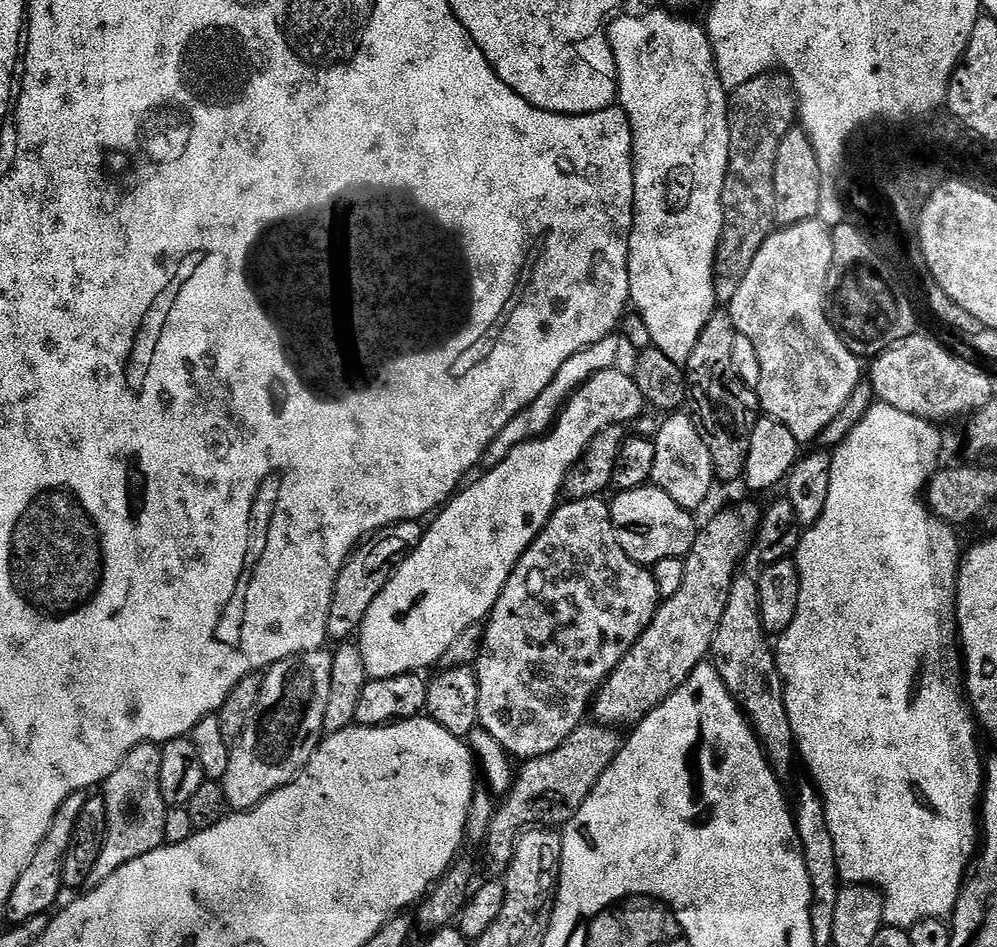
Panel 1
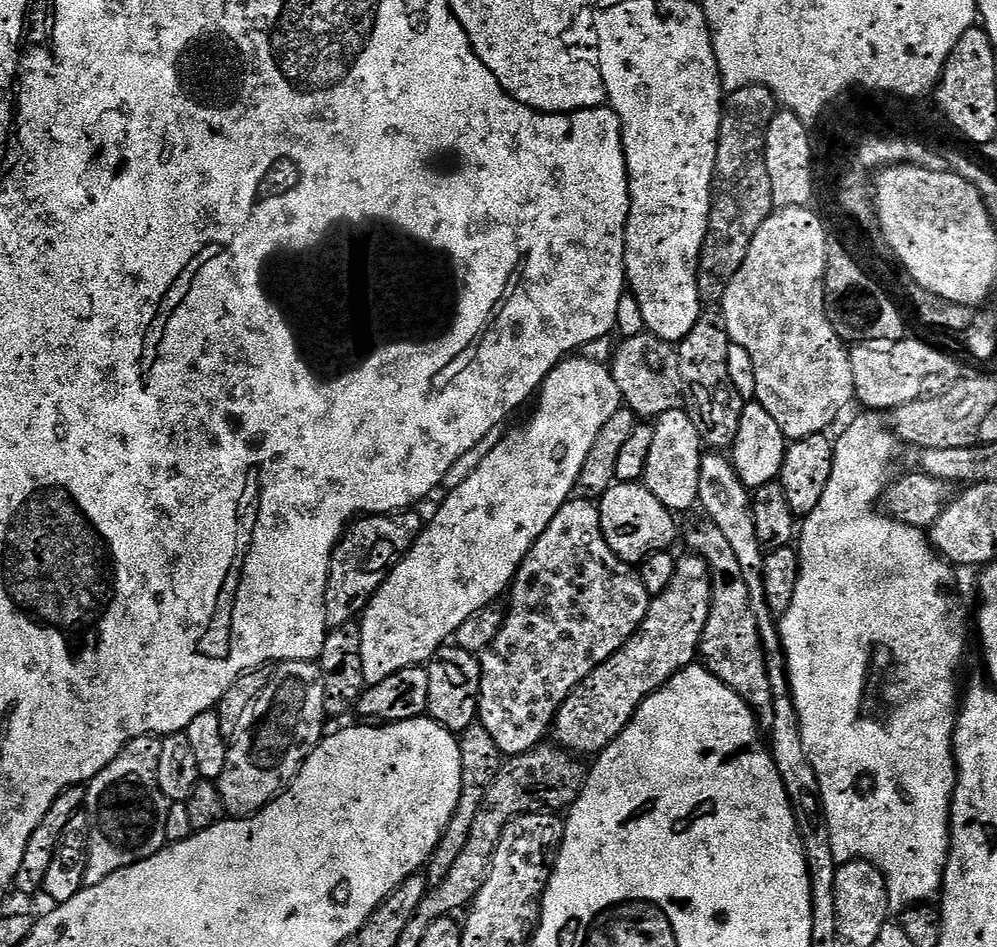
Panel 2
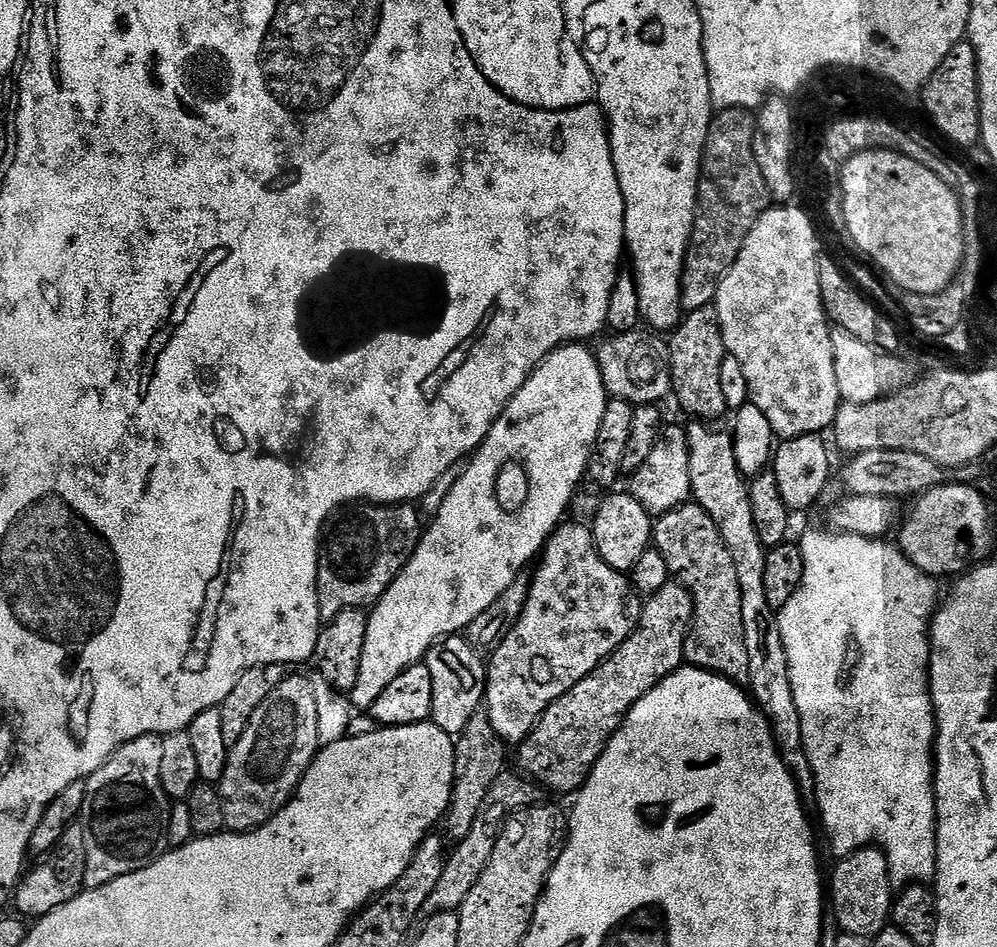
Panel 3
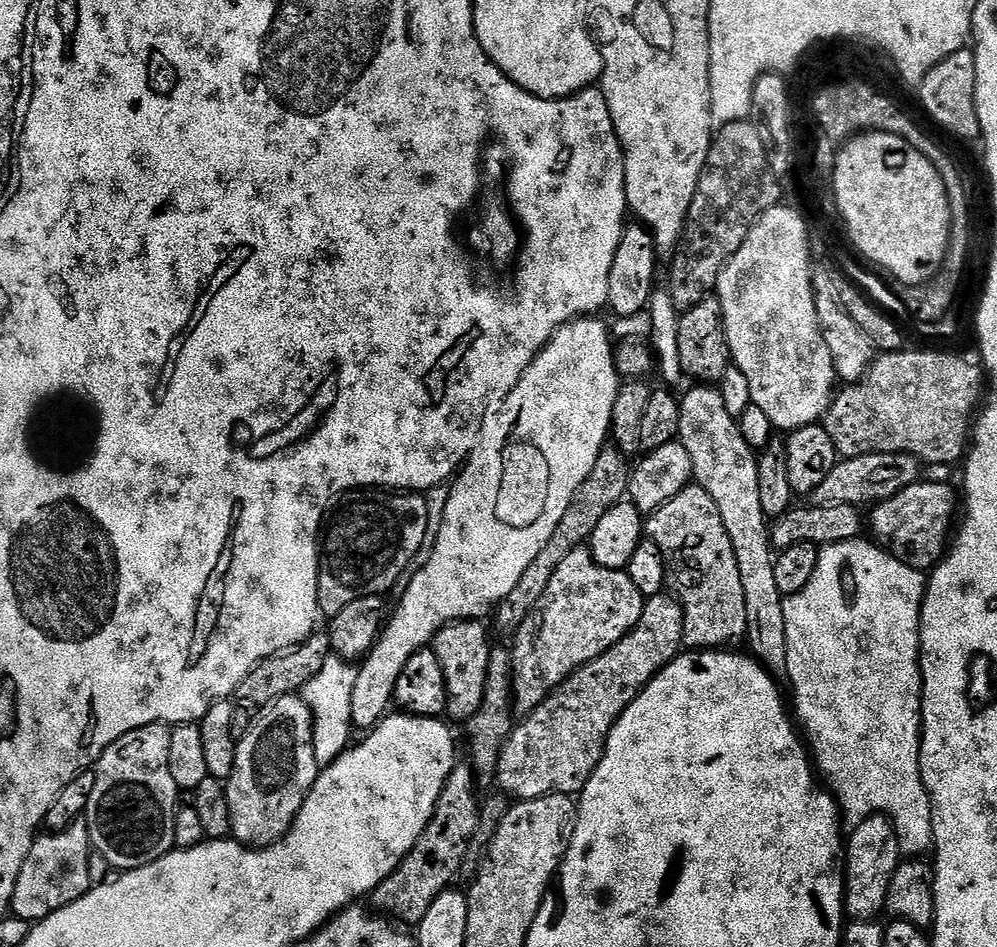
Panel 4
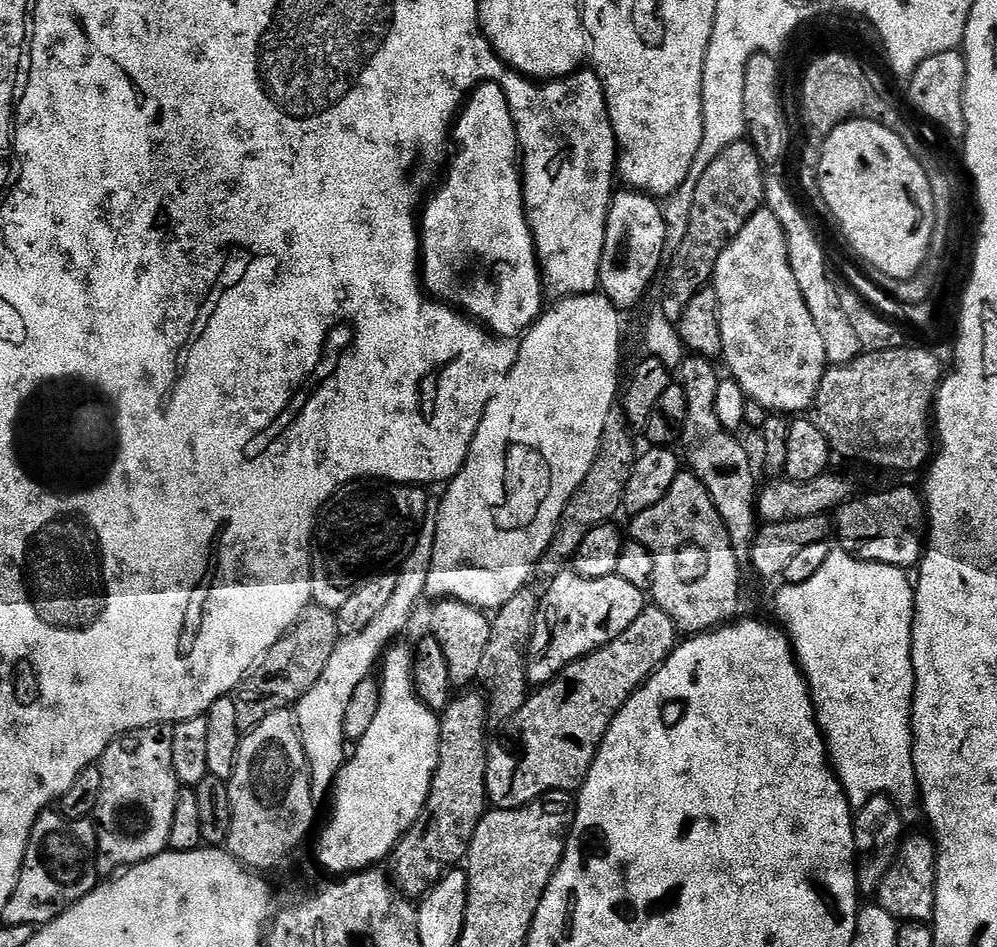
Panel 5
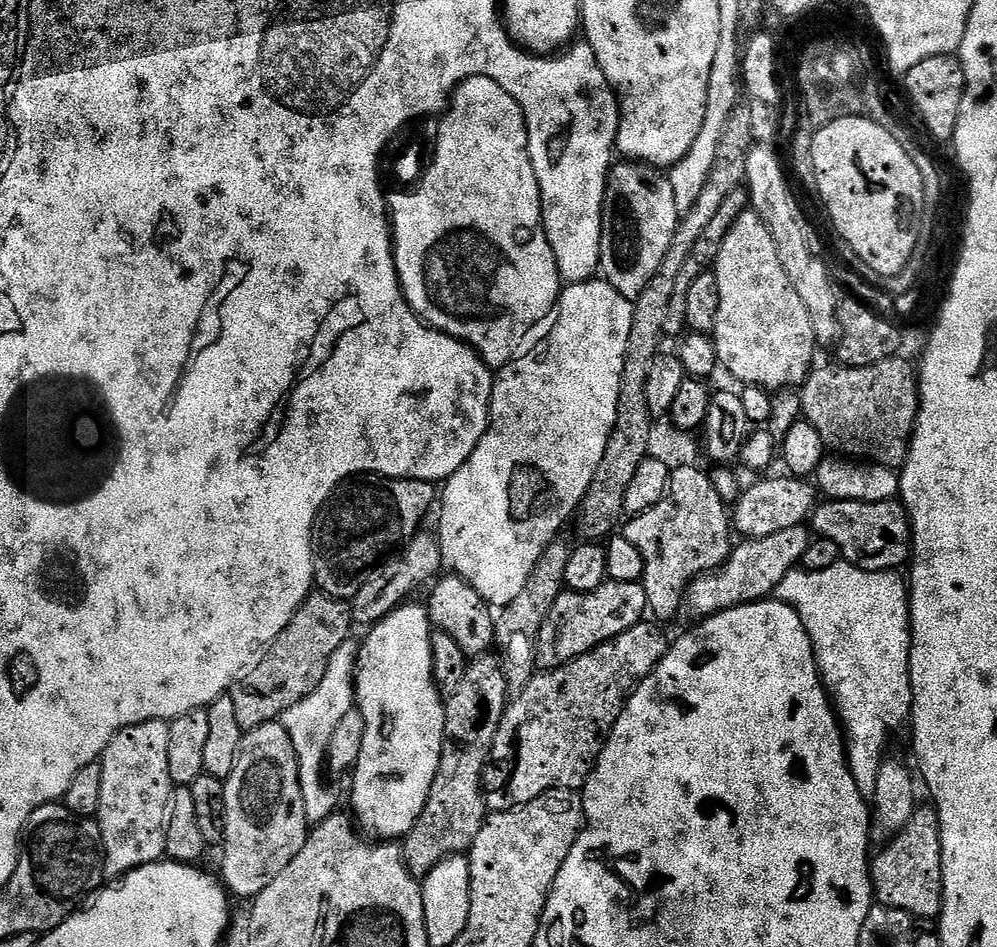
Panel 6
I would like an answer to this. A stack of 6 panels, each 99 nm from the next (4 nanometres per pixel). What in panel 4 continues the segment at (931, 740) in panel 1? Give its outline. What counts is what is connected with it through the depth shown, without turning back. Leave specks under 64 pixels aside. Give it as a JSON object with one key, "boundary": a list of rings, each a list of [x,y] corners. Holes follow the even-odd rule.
{"boundary":[[[857,538],[837,544],[823,545],[820,548],[818,570],[814,570],[814,578],[810,578],[810,582],[805,588],[798,590],[798,594],[789,596],[783,601],[786,628],[782,631],[782,638],[784,638],[782,644],[788,663],[786,679],[792,683],[792,692],[796,695],[794,712],[798,720],[798,715],[800,715],[799,723],[802,725],[803,735],[810,745],[815,767],[823,779],[824,776],[828,779],[827,787],[842,813],[843,823],[855,826],[866,818],[883,814],[896,826],[901,853],[908,858],[920,858],[931,853],[934,848],[932,843],[932,800],[928,796],[920,773],[920,729],[922,727],[920,723],[922,702],[920,699],[924,697],[924,683],[920,673],[920,611],[924,605],[926,576],[921,569],[912,568],[906,562],[893,556],[887,548],[880,547],[871,539],[868,539],[869,541],[864,539]]]}

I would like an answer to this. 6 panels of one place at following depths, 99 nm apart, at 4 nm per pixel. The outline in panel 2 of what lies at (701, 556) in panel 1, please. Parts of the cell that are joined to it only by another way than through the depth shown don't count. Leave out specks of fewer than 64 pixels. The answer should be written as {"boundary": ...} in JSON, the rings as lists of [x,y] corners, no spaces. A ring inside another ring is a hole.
{"boundary":[[[695,554],[680,556],[676,562],[674,578],[670,586],[662,594],[651,597],[646,618],[640,624],[640,629],[631,636],[606,662],[602,662],[585,680],[566,698],[556,715],[554,725],[555,743],[559,747],[573,753],[592,752],[599,754],[614,738],[622,734],[622,730],[634,718],[638,706],[650,694],[654,694],[674,674],[689,667],[697,659],[700,651],[700,639],[706,630],[706,620],[710,618],[712,606],[712,569],[703,557]]]}

